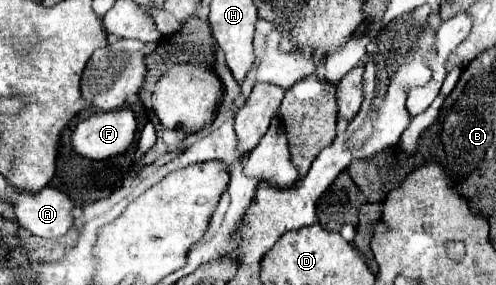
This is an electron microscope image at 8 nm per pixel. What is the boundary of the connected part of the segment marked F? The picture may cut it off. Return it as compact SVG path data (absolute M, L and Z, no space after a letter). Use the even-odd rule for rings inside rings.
M130 109L96 113L78 123L72 135L76 153L88 159L108 159L124 153L136 133L136 119Z

